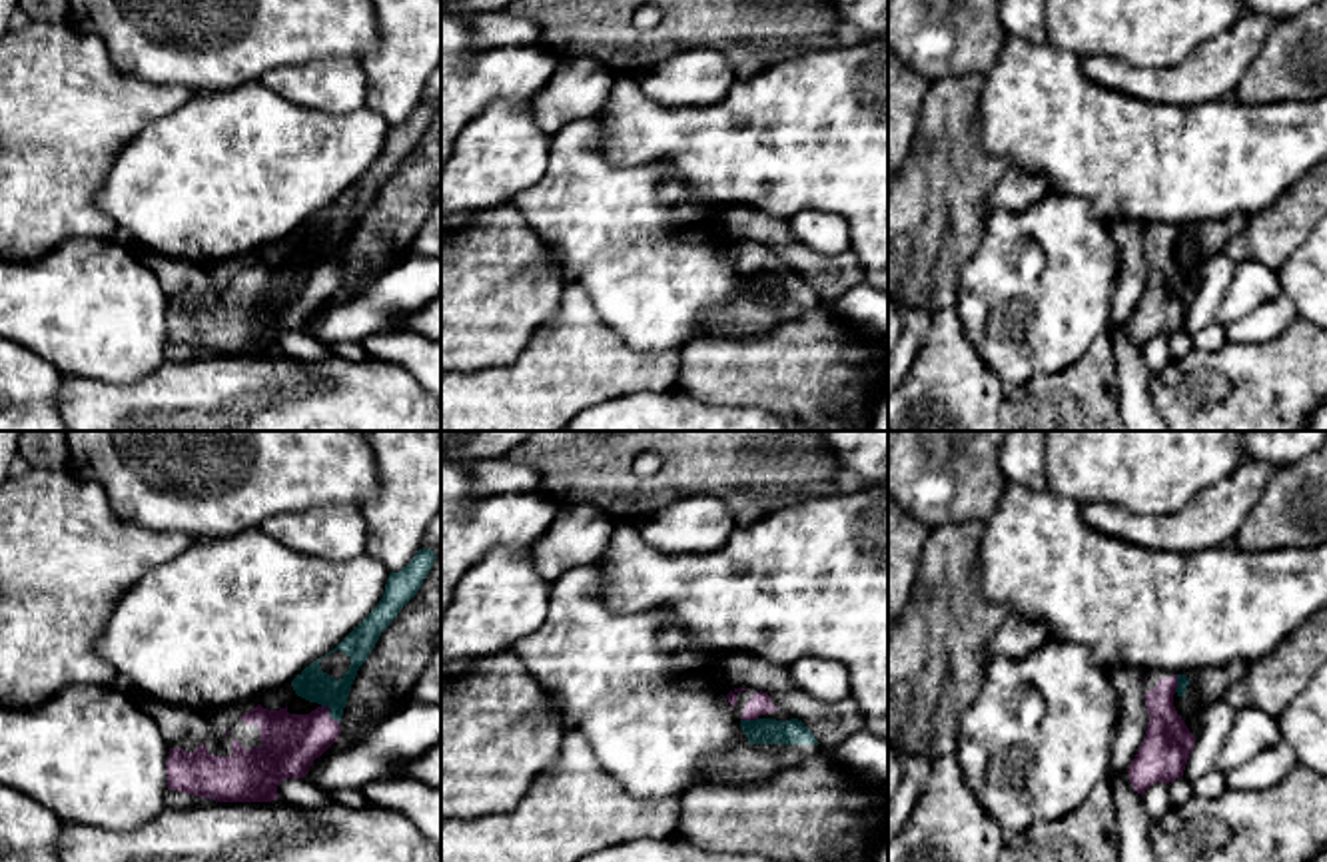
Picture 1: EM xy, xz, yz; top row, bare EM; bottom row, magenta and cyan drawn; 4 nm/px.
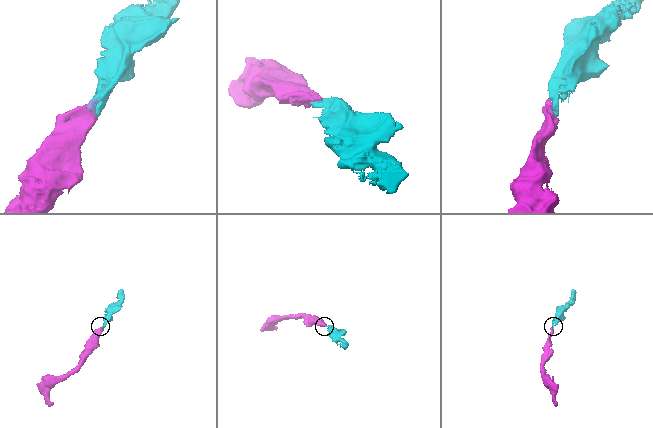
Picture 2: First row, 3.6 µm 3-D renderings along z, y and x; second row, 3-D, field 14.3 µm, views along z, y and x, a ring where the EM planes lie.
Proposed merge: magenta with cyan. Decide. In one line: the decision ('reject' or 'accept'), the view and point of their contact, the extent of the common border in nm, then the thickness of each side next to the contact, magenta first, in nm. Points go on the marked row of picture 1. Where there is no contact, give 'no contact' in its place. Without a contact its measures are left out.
accept; meets magenta in xy at (328, 713); contact 100 nm long; 220 nm thick on the magenta side, 140 nm on the other

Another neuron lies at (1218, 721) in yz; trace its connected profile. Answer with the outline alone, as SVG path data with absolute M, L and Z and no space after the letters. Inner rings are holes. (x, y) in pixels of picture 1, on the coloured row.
M1225 698L1213 702L1201 716L1201 730L1195 738L1193 750L1187 758L1183 776L1195 782L1203 774L1217 768L1217 758L1223 752L1227 734L1233 728L1237 708L1233 708Z

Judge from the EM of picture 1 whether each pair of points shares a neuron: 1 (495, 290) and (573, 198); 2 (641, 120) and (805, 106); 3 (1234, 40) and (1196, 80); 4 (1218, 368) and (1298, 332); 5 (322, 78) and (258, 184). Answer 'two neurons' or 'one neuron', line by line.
1: two neurons
2: one neuron
3: one neuron
4: one neuron
5: two neurons

